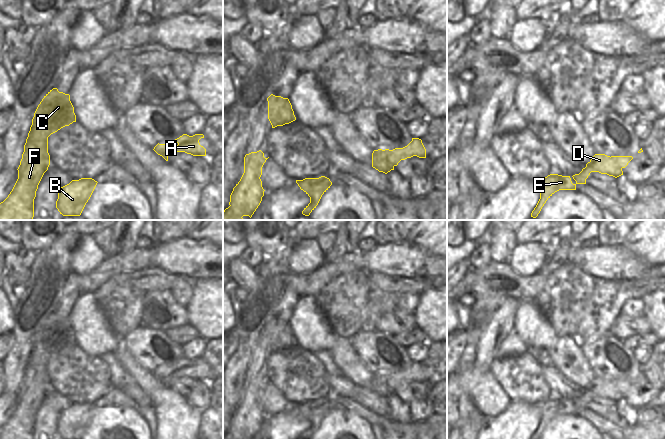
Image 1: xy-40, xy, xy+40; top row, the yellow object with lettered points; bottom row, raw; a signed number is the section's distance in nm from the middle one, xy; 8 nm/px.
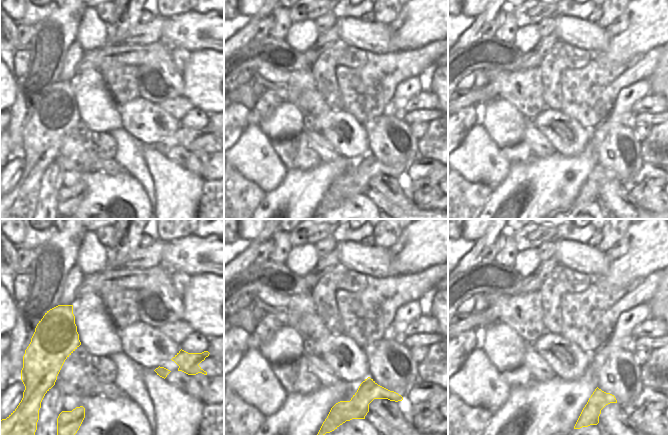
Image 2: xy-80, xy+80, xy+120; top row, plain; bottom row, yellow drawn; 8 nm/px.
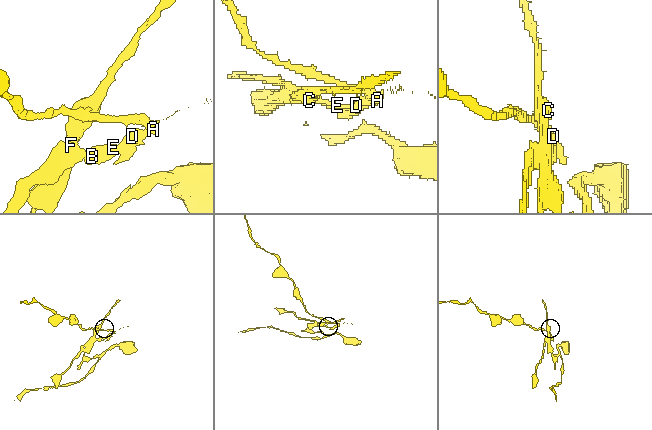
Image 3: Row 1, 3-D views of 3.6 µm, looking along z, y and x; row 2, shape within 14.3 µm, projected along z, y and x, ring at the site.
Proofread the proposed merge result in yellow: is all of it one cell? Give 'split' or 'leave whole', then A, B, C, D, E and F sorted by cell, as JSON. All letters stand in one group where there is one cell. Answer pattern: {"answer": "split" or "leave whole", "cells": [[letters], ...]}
{"answer": "split", "cells": [["A"], ["B", "C", "D", "E", "F"]]}

